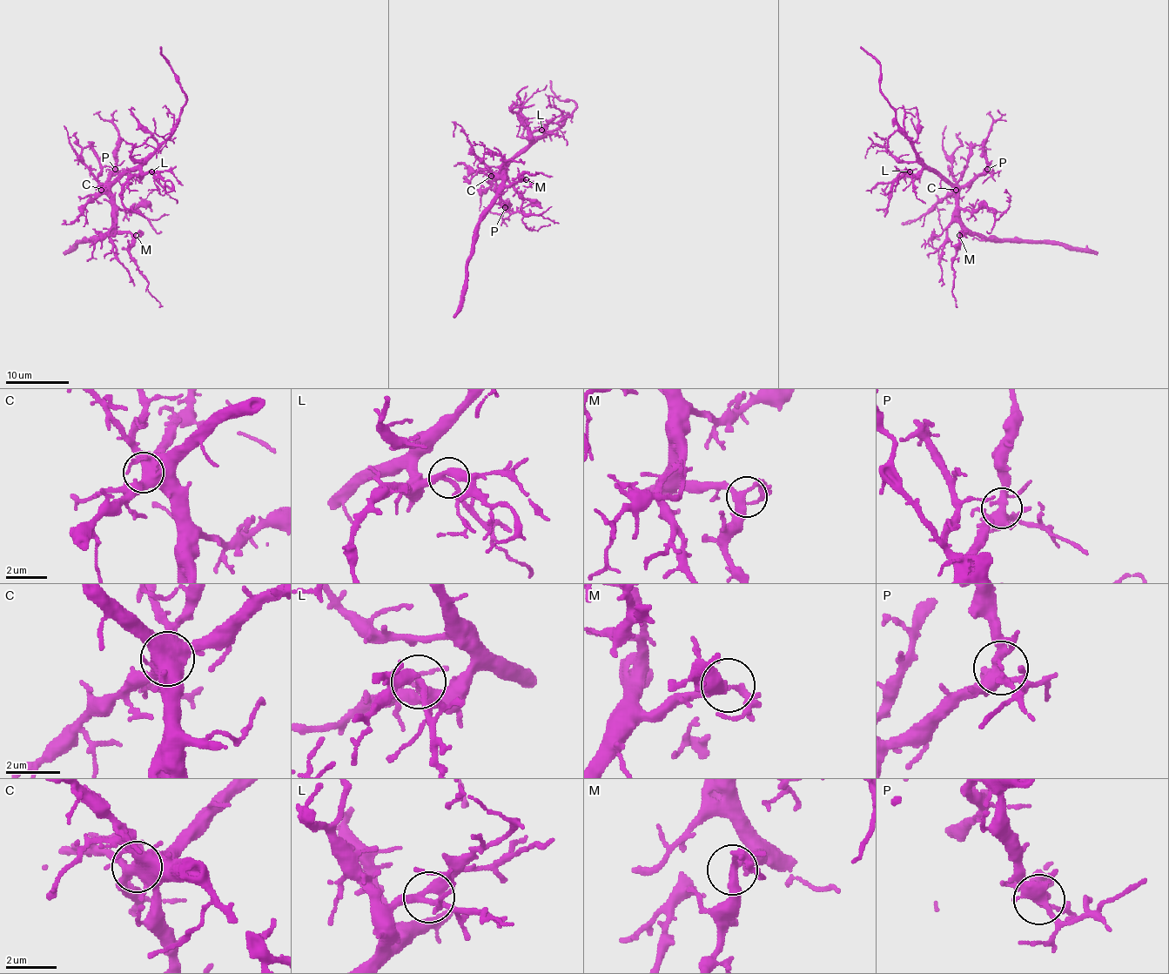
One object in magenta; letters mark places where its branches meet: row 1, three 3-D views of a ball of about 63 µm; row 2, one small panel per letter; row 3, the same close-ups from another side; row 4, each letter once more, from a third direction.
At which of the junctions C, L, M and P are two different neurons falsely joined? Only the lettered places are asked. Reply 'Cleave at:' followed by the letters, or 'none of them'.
Cleave at: none of them

